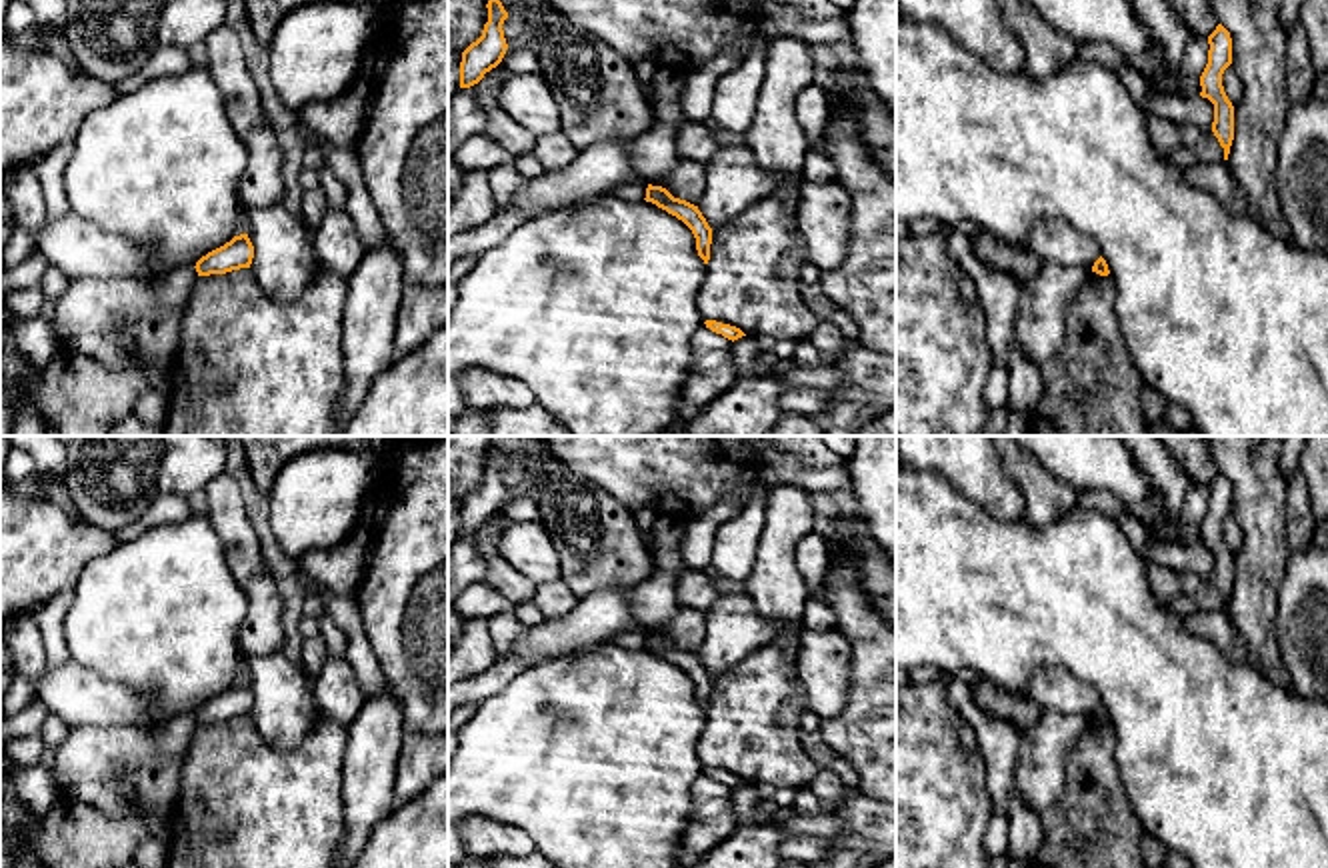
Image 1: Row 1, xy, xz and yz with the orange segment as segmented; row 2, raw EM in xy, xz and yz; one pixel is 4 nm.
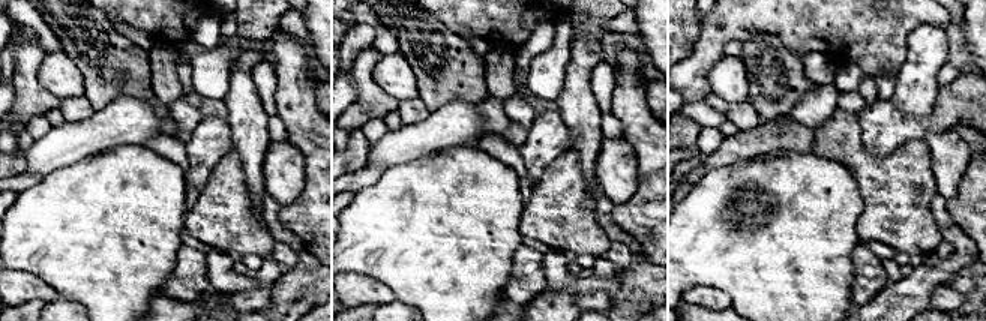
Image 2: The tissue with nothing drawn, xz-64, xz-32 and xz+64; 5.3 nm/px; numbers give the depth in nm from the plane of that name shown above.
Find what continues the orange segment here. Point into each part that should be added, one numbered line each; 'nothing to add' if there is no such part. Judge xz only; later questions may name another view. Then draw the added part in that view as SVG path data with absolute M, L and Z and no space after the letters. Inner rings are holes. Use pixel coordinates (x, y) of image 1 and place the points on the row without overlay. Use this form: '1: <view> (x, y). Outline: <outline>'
nothing to add

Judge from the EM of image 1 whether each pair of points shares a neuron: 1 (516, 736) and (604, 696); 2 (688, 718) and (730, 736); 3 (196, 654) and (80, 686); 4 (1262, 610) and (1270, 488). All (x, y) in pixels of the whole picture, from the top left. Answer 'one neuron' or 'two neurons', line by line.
1: one neuron
2: two neurons
3: two neurons
4: one neuron

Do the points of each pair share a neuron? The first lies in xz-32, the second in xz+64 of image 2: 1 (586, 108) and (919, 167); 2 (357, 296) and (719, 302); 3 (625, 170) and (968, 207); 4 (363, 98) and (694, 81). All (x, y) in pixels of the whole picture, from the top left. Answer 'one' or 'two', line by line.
1: two
2: one
3: two
4: two

